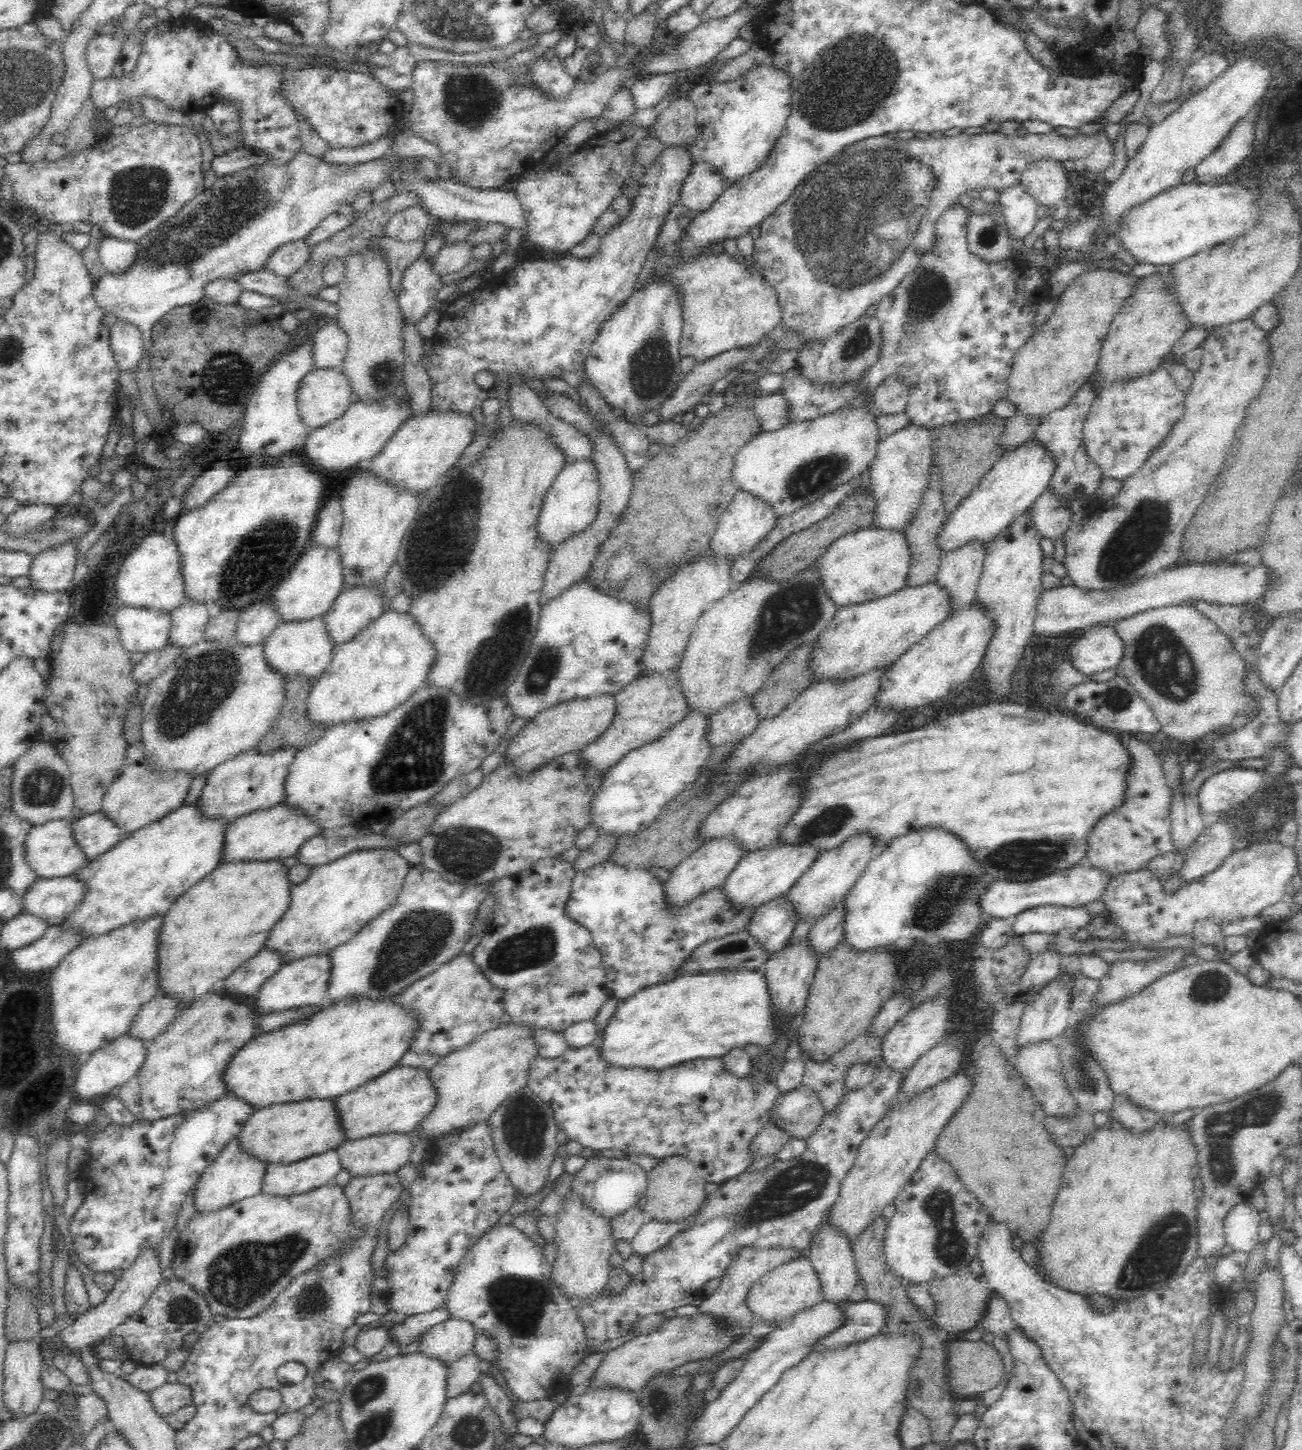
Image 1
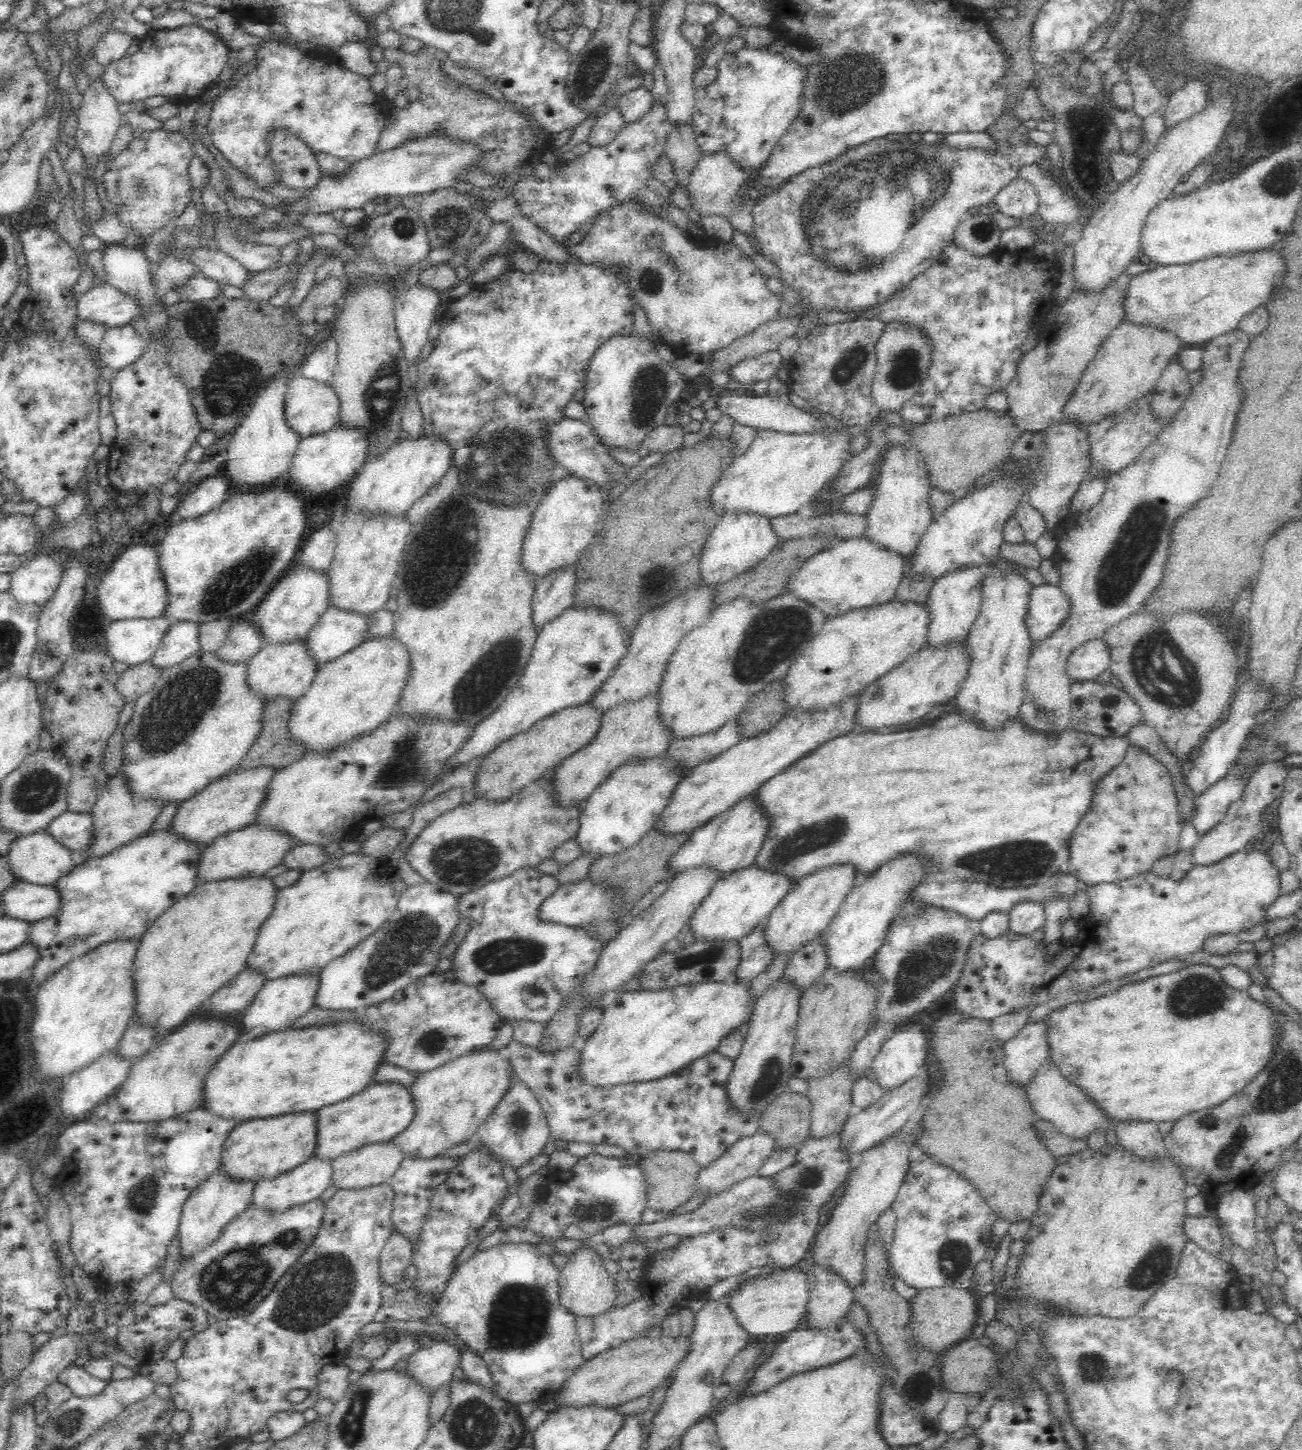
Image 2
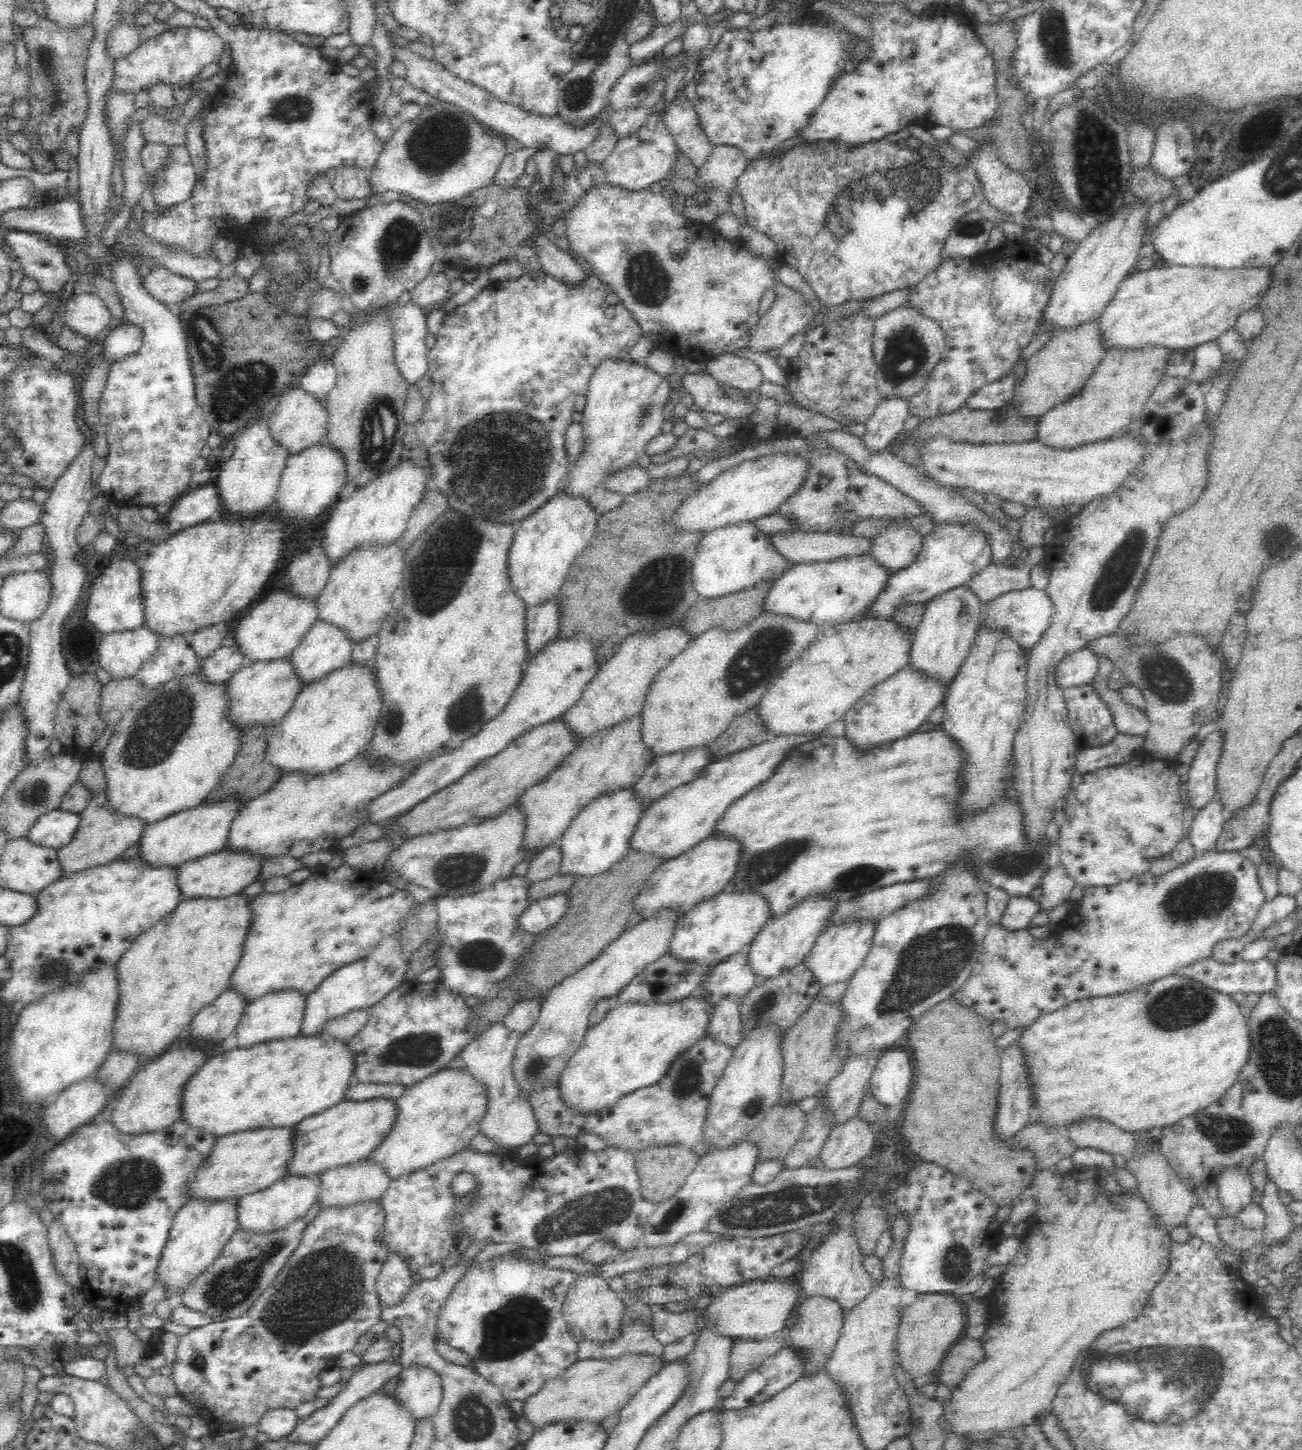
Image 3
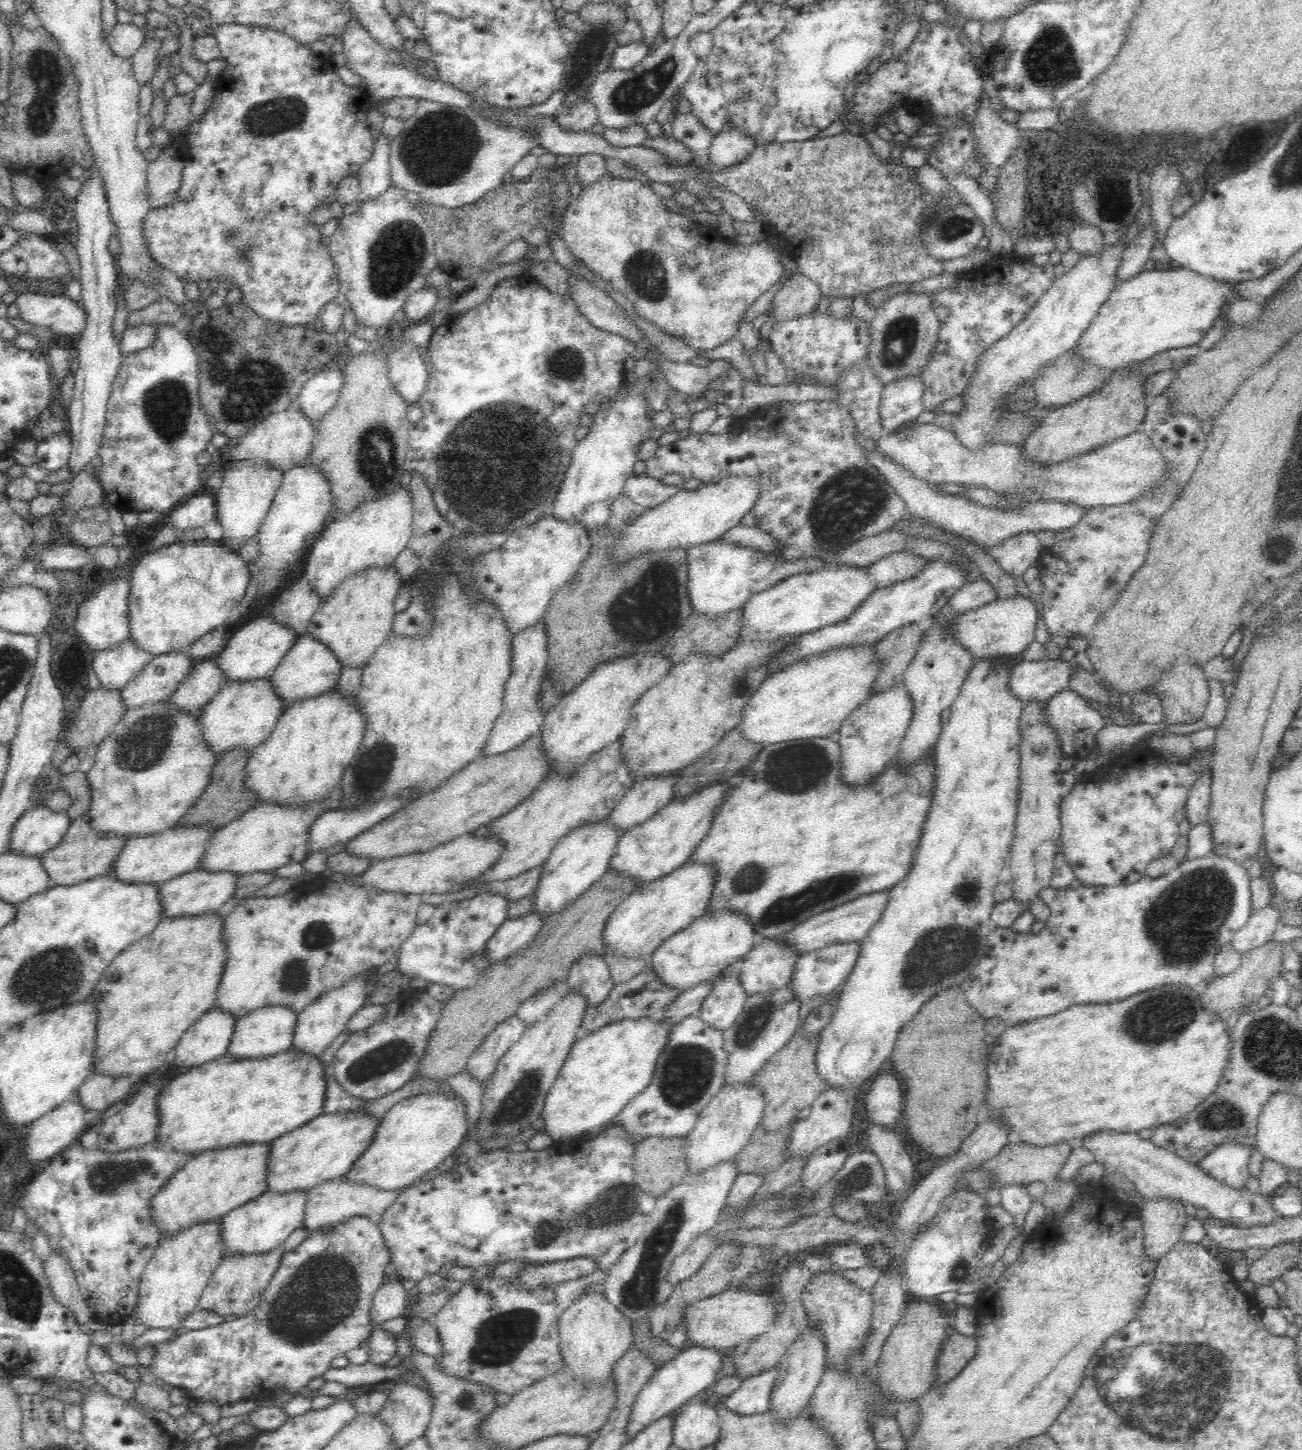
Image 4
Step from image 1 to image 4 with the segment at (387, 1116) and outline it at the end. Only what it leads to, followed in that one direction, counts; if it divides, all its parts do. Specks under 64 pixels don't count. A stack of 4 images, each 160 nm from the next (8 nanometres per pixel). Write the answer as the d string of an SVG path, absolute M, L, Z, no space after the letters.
M368 1111L322 1113L272 1141L268 1191L310 1189L330 1177L344 1176L368 1150L381 1118Z

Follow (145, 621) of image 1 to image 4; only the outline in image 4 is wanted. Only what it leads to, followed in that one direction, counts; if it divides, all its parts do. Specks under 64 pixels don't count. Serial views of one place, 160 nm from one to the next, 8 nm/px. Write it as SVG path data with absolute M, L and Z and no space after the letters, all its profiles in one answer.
M127 638L99 650L93 660L93 670L100 686L121 689L152 657L150 651L142 649L134 639Z

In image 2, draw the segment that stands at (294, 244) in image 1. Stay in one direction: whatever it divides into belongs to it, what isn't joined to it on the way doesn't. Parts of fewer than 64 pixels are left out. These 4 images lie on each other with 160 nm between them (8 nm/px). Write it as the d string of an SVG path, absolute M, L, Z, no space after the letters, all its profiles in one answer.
M216 224L218 248L240 261L251 273L272 270L280 266L282 248L270 244L242 244L231 235L227 224Z

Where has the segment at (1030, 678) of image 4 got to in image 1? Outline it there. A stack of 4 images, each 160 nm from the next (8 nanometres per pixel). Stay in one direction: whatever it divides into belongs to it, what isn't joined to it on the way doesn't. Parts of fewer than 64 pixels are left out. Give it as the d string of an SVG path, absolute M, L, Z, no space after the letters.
M1112 624L1092 626L1070 644L1068 655L1084 674L1116 669L1124 656L1124 639Z

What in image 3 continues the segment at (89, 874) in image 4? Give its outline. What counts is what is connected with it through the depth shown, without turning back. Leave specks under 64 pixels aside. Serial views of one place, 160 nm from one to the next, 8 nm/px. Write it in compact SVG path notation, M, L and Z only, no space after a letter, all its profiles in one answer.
M106 789L93 793L93 798L86 810L80 813L80 817L81 827L75 840L66 847L61 847L58 853L58 859L68 875L92 868L92 866L106 864L108 861L117 859L122 853L128 854L143 838L142 834L148 826L142 818L127 816L127 814L119 812L117 808L113 808Z

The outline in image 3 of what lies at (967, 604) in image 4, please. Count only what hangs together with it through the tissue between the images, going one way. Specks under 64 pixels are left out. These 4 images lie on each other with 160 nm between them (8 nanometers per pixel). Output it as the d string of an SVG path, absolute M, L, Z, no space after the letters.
M1034 548L1024 563L1006 566L992 561L986 568L975 574L968 585L978 593L984 604L997 596L1010 591L1024 590L1032 586L1030 572L1032 567L1042 561L1044 548Z

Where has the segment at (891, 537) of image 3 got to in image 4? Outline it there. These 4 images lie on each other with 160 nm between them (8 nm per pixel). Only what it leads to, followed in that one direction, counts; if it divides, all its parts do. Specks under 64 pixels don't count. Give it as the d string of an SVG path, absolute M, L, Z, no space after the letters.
M900 549L881 556L869 564L867 570L874 577L876 586L882 588L894 581L906 580L914 576L926 561L920 553L914 553L910 549Z

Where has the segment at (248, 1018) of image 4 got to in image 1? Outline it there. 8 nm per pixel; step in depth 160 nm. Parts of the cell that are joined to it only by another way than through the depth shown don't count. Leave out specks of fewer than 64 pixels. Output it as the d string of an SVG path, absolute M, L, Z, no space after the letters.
M320 952L320 954L294 957L291 961L284 963L278 972L261 984L253 998L257 1010L262 1014L308 1005L317 1007L322 1005L326 1002L326 992L328 992L332 974L332 955L331 952Z

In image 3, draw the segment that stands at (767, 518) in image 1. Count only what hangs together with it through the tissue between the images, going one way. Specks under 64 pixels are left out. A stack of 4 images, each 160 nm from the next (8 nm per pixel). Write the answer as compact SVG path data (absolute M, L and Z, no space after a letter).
M738 521L710 529L695 550L692 566L693 585L700 597L713 597L742 590L760 579L778 578L790 568L766 533L752 521Z

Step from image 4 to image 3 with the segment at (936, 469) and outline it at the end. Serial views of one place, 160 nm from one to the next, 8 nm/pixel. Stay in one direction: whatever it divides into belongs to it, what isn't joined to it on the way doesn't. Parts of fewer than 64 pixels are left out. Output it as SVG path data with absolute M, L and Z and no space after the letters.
M1119 436L1104 441L1094 441L1077 447L1056 448L1042 444L1040 440L1012 444L970 444L951 442L949 438L934 438L932 442L920 446L919 456L924 463L925 474L940 485L967 487L981 494L992 494L1006 501L1030 505L1054 505L1062 508L1067 504L1086 503L1099 496L1109 495L1119 487L1121 480L1142 462L1146 443L1135 442L1129 436Z

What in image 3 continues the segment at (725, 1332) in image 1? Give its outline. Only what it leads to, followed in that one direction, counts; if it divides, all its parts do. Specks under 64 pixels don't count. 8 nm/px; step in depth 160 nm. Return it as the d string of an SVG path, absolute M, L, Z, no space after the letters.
M648 1352L622 1354L616 1358L578 1360L560 1376L546 1380L546 1384L524 1401L522 1416L533 1424L535 1430L545 1424L564 1420L590 1420L601 1423L610 1414L618 1414L634 1394L667 1366L663 1356Z

